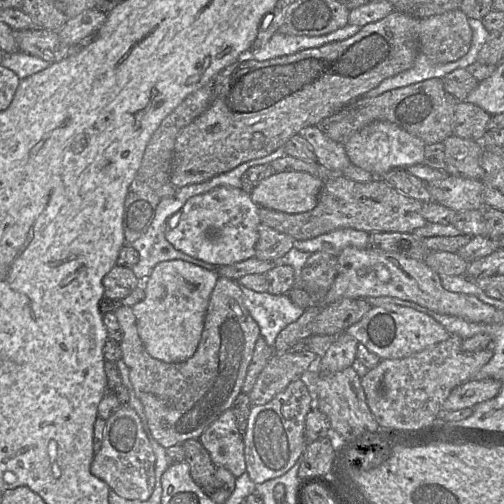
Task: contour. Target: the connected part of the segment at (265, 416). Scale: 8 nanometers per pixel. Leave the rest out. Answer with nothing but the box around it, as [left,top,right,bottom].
[243,378,314,485]

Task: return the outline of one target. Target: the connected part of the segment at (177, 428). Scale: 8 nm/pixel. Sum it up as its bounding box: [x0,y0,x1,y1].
[114,277,260,449]

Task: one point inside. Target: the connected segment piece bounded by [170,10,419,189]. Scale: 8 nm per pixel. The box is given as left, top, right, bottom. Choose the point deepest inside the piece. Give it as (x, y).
(263, 104)

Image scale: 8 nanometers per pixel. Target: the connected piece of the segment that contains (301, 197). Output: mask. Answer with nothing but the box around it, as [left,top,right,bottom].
[250,172,323,214]

